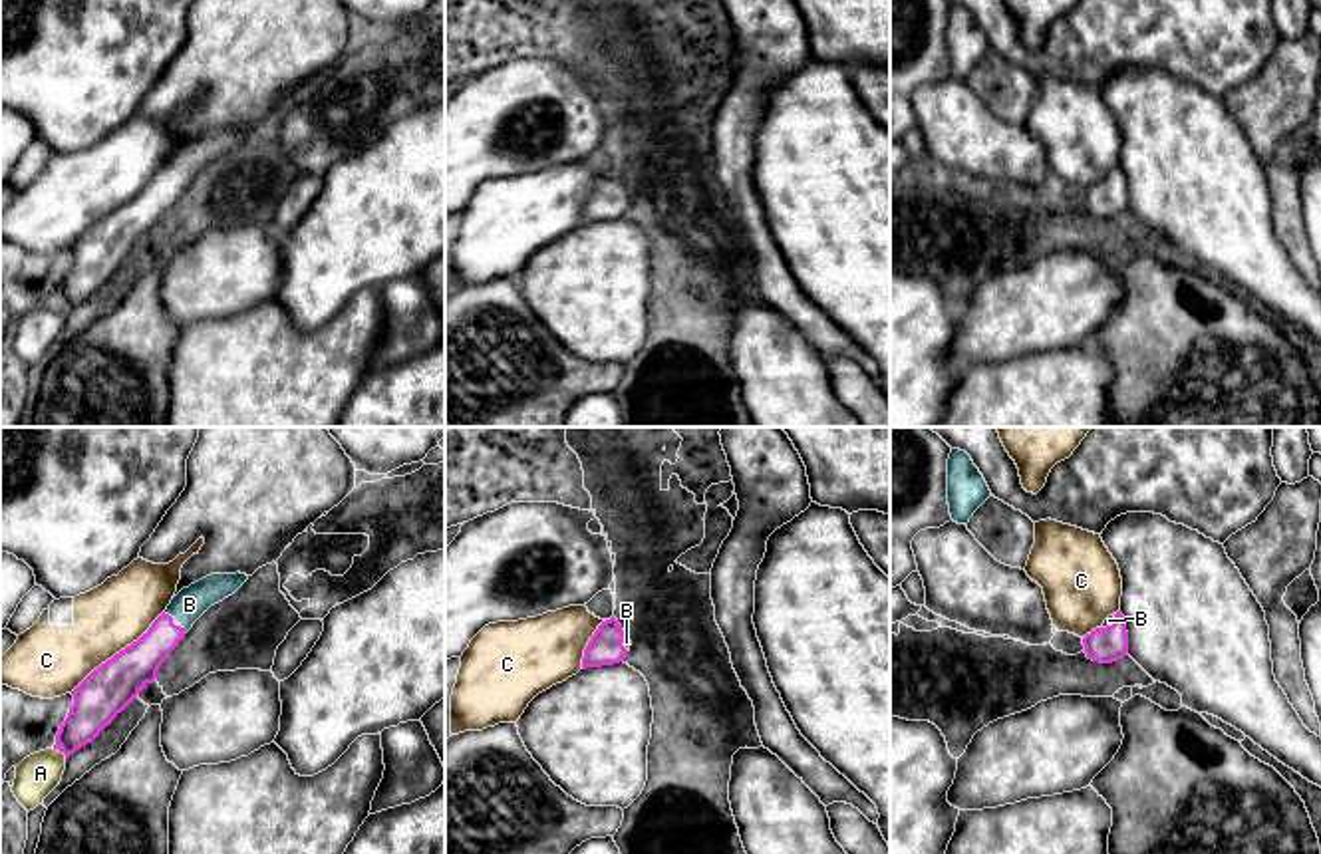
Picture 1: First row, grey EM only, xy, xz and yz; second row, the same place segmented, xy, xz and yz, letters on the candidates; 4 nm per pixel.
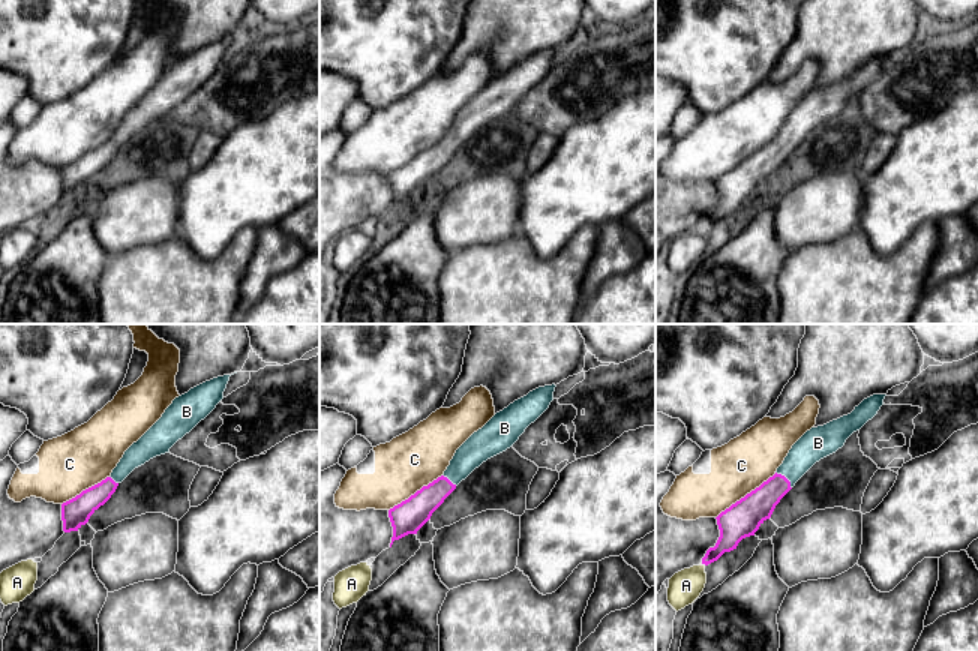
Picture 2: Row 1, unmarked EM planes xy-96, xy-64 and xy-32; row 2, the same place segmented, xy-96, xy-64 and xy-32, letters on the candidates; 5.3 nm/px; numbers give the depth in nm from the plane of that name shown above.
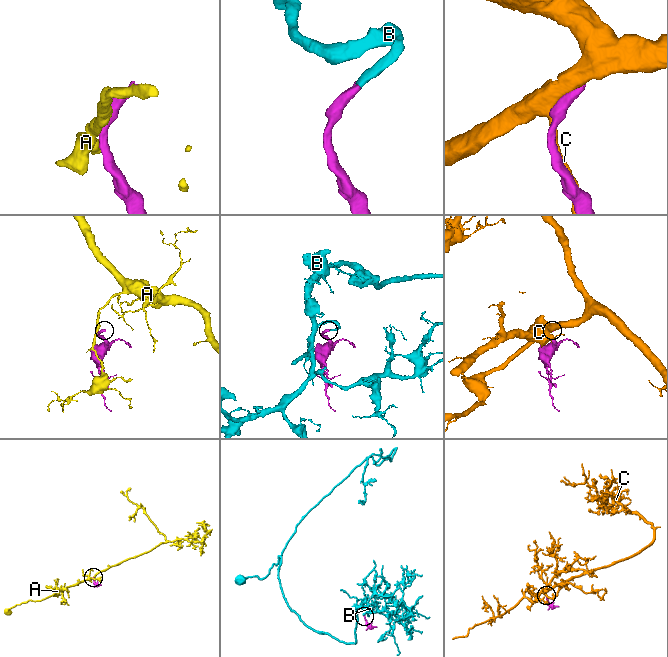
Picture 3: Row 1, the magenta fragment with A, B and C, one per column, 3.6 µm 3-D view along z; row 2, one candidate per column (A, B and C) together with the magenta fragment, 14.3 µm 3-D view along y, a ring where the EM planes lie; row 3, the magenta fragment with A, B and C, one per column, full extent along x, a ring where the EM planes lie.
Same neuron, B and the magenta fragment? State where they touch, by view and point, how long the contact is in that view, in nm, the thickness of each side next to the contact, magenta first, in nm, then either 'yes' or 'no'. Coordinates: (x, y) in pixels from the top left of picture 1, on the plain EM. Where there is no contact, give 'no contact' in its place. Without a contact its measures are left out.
meets magenta in xy at (171, 177); contact 130 nm long; 170 nm thick on the magenta side, 140 nm on the other; yes

